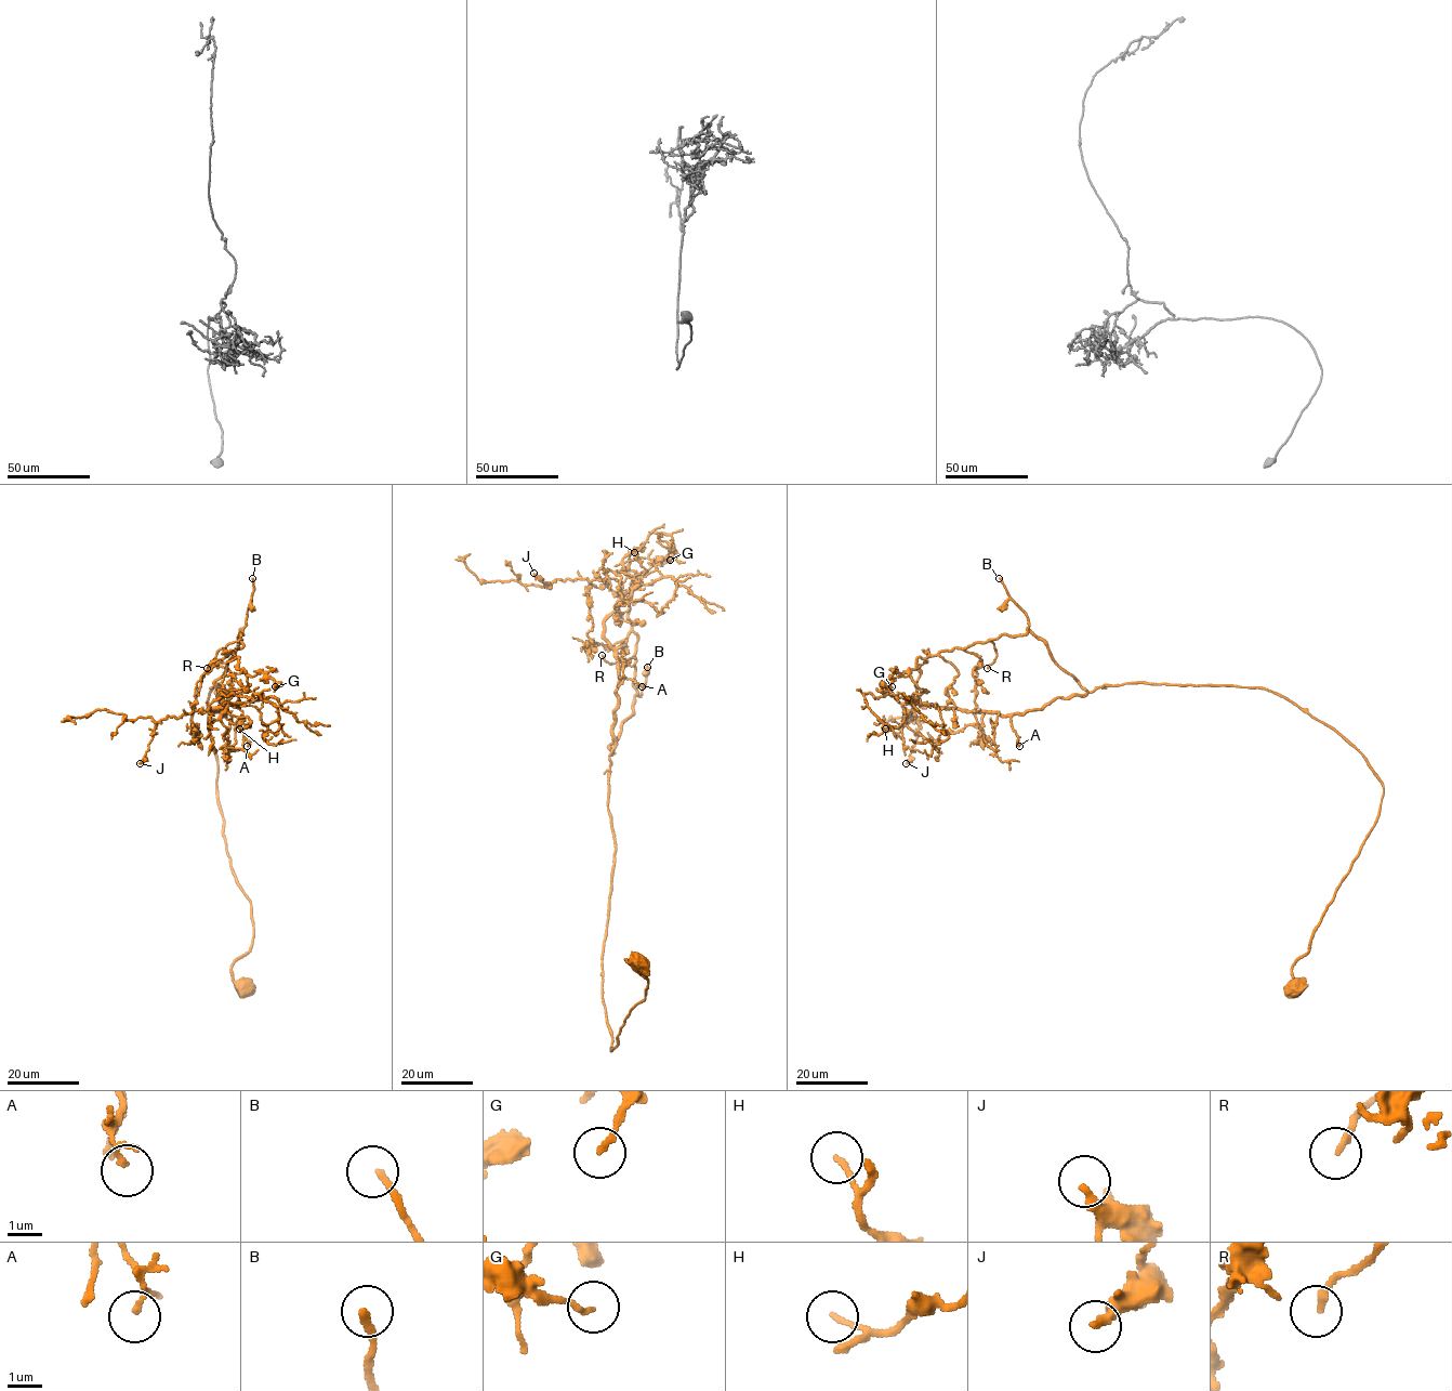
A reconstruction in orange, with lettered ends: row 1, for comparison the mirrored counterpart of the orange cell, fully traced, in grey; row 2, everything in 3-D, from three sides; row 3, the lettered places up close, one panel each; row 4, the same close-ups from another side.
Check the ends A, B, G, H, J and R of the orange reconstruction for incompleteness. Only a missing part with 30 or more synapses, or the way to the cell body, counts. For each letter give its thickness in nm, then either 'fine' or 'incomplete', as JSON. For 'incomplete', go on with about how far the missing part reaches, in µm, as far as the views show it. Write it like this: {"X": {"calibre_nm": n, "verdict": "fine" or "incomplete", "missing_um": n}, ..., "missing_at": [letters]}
{"A": {"calibre_nm": 110, "verdict": "fine"}, "B": {"calibre_nm": 200, "verdict": "incomplete", "missing_um": 200}, "G": {"calibre_nm": 160, "verdict": "fine"}, "H": {"calibre_nm": 130, "verdict": "fine"}, "J": {"calibre_nm": 240, "verdict": "fine"}, "R": {"calibre_nm": 180, "verdict": "fine"}, "missing_at": ["B"]}

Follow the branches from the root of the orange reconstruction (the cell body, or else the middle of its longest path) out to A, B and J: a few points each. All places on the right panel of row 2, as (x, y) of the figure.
A: (1292, 985), (1292, 965), (1378, 814), (1383, 784), (1354, 746), (1264, 689), (1145, 682), (1013, 714), (1019, 746)
B: (1292, 985), (1375, 822), (1383, 784), (1369, 762), (1264, 689), (1087, 692), (999, 578)
J: (1292, 985), (1383, 784), (1290, 701), (1224, 685), (1087, 692), (1028, 630), (918, 658), (906, 763)

